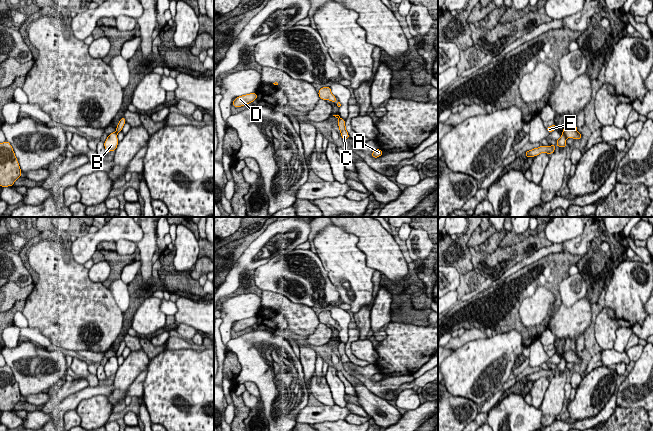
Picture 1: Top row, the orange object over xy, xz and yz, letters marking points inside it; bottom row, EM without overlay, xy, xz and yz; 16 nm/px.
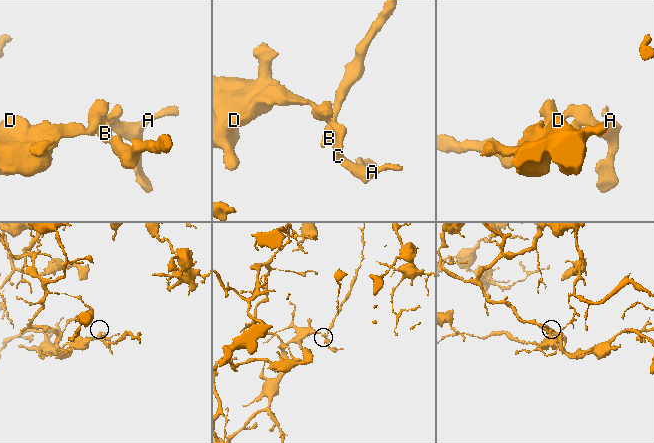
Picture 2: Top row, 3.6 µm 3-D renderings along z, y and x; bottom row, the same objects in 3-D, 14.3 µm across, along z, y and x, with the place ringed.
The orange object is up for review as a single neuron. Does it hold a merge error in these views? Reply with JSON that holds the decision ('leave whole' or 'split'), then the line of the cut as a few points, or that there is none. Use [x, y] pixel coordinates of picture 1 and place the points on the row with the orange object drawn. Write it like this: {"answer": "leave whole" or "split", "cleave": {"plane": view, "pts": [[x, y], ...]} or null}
{"answer": "split", "cleave": {"plane": "yz", "pts": [[563, 132], [567, 137]]}}

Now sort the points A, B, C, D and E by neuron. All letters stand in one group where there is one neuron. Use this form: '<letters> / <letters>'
A C D E / B

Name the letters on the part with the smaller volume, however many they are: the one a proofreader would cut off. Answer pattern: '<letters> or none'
B

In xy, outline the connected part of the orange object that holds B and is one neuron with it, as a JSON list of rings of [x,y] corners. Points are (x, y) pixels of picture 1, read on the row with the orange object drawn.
[[[116,132],[110,133],[104,142],[104,147],[106,152],[111,152],[111,151],[115,152],[118,143],[119,142],[117,138],[117,133]]]

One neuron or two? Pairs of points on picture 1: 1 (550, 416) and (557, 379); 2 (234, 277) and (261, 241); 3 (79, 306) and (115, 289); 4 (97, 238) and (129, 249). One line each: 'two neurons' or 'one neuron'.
1: one neuron
2: one neuron
3: two neurons
4: two neurons

